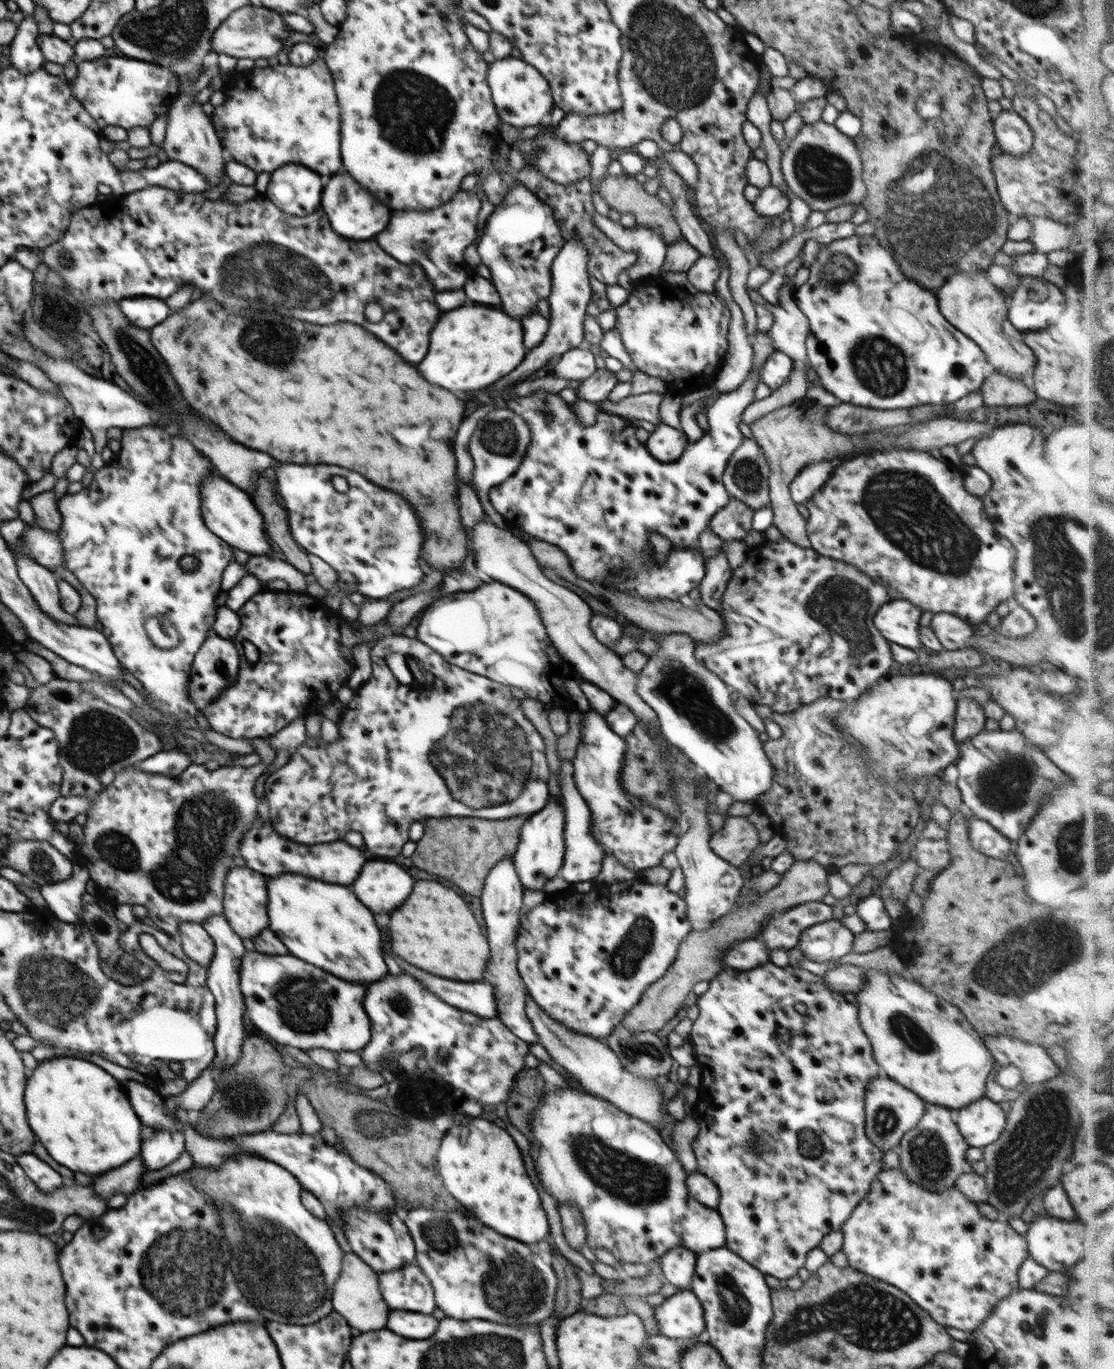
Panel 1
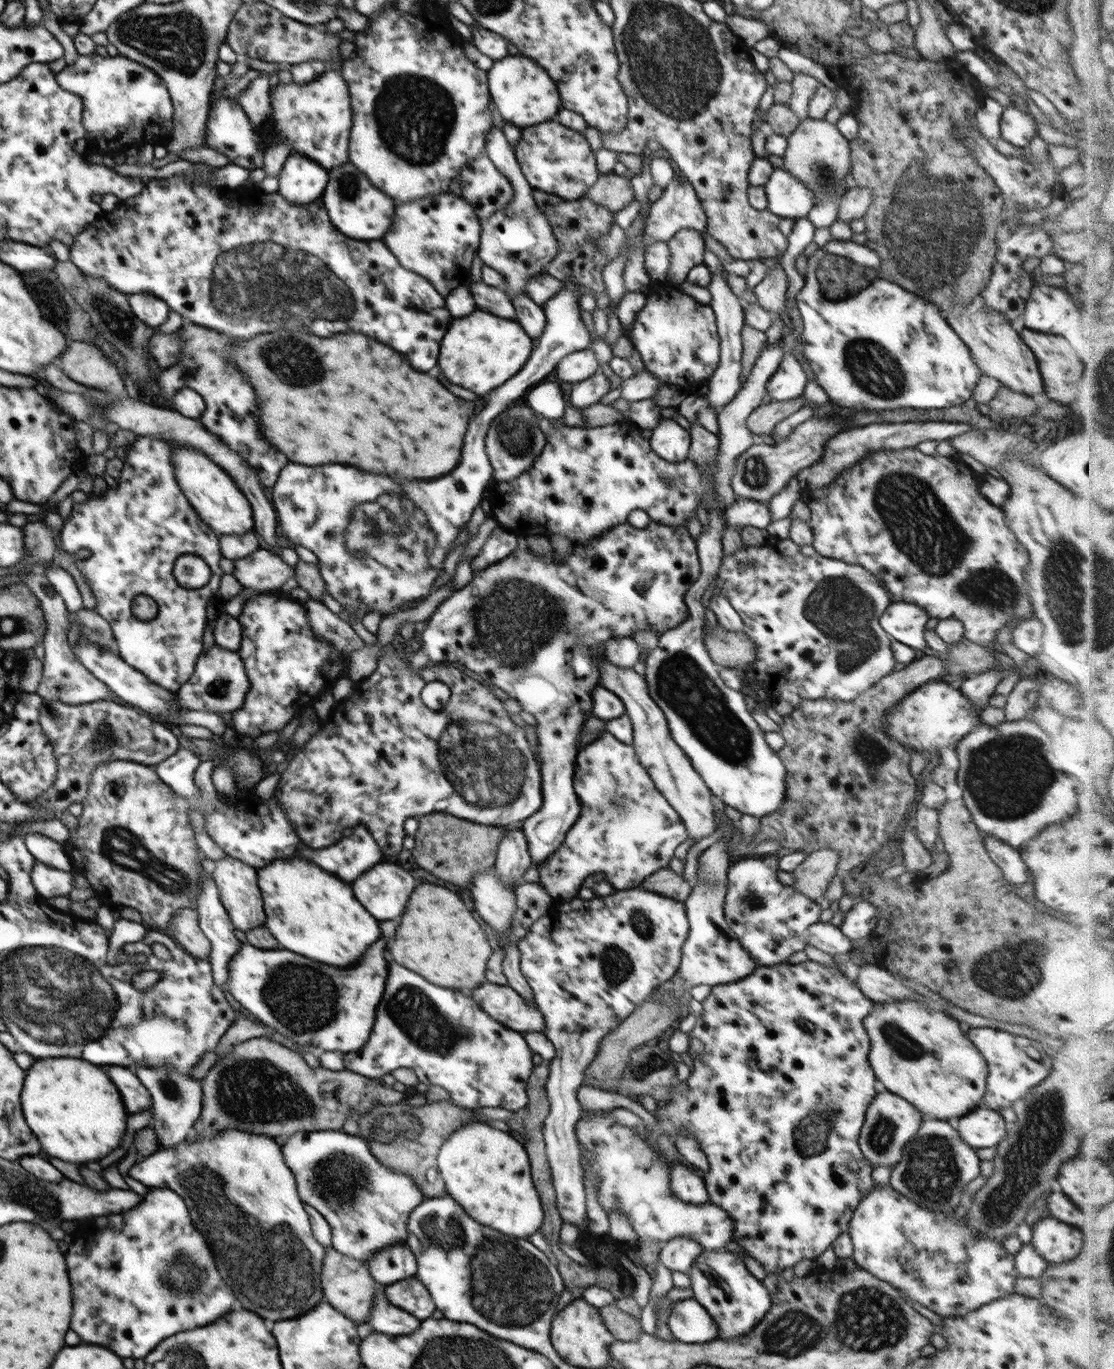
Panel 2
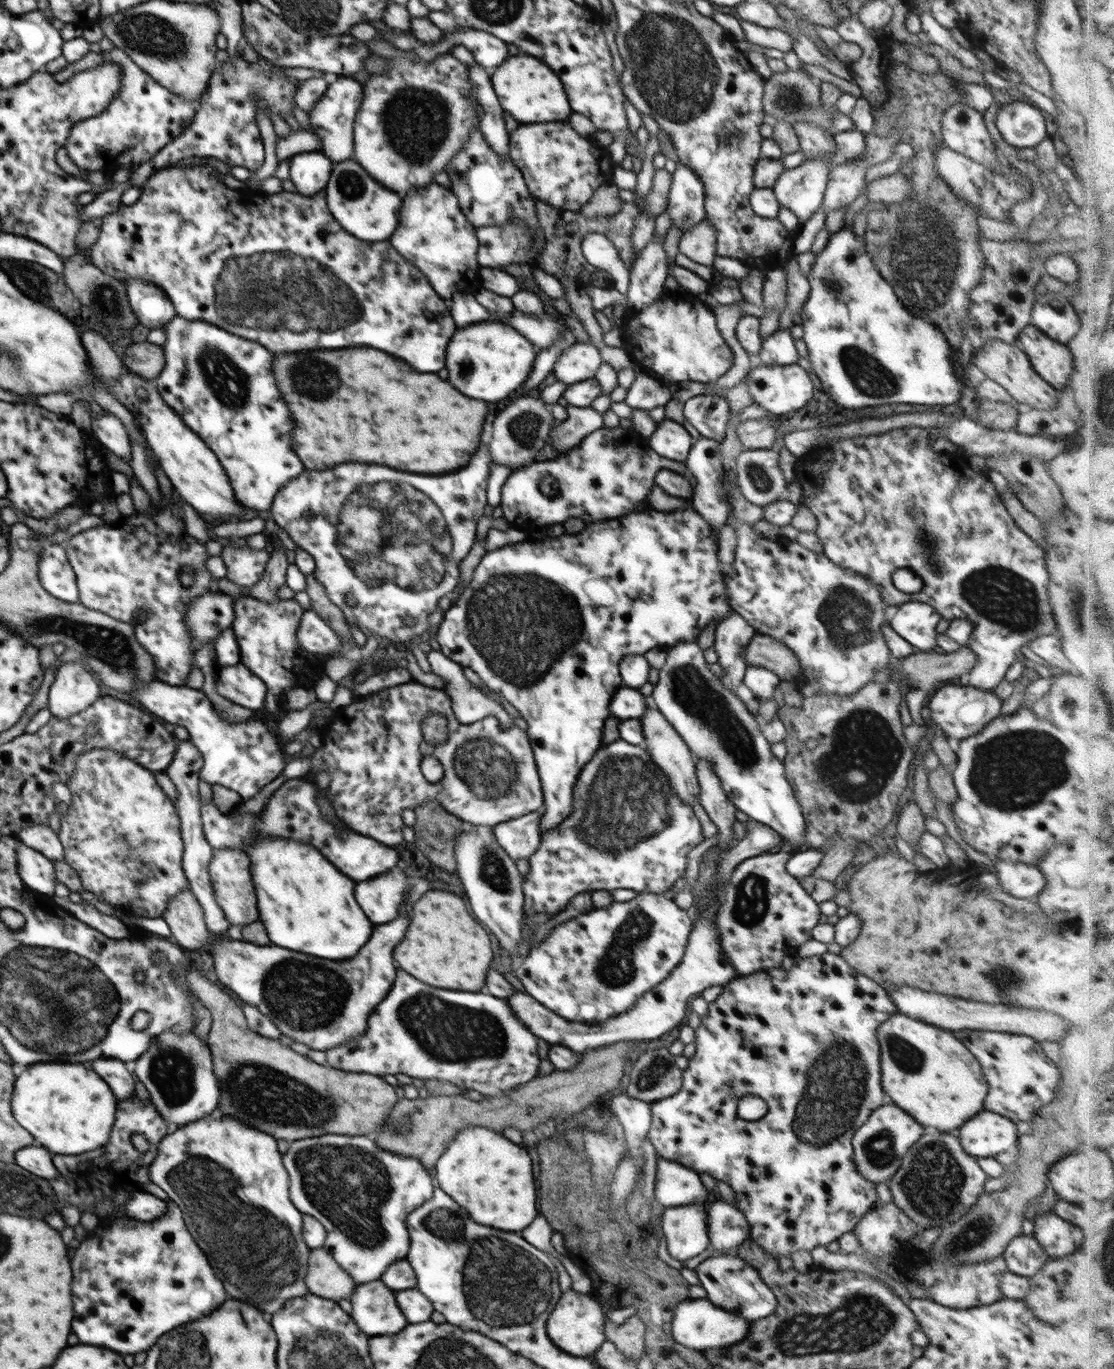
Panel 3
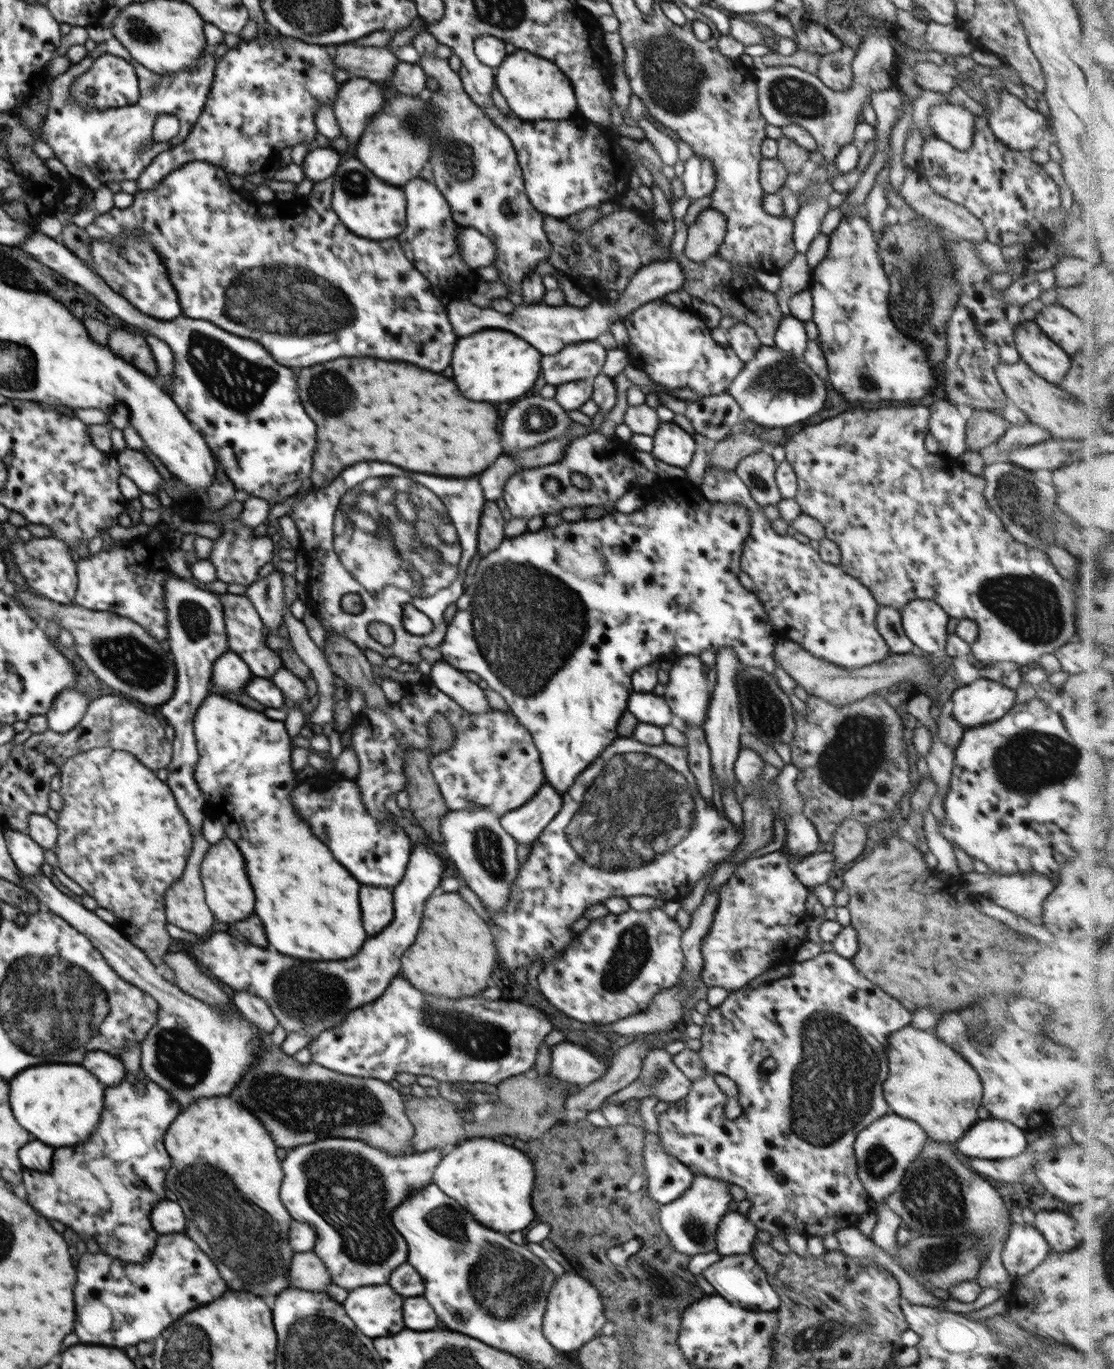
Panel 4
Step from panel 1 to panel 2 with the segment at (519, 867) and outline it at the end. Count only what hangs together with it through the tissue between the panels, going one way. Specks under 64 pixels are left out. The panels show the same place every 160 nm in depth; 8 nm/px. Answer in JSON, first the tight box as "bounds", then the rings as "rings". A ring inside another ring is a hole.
{"bounds":[408,521,701,866],"rings":[[[650,521],[646,528],[640,530],[640,528],[634,528],[629,523],[620,523],[620,526],[606,530],[604,536],[596,538],[588,546],[576,546],[570,556],[556,558],[556,555],[553,553],[552,556],[548,556],[544,560],[544,558],[540,558],[539,555],[534,554],[528,548],[523,551],[510,553],[507,558],[500,560],[500,562],[490,564],[488,568],[480,570],[463,589],[456,590],[450,598],[447,598],[440,604],[439,608],[435,609],[435,614],[429,618],[428,626],[422,630],[420,638],[421,647],[409,660],[408,667],[412,671],[418,673],[427,665],[429,660],[435,662],[459,662],[466,666],[466,668],[470,668],[470,670],[481,675],[484,680],[505,690],[510,695],[510,698],[515,698],[521,704],[523,710],[532,714],[536,719],[537,756],[539,756],[537,760],[539,761],[540,773],[542,773],[543,803],[539,811],[529,816],[523,821],[522,825],[522,832],[528,841],[528,848],[534,865],[538,866],[540,863],[543,863],[562,844],[566,833],[577,821],[581,811],[579,798],[576,796],[576,791],[573,787],[572,777],[574,777],[576,759],[579,754],[577,744],[579,743],[584,723],[593,715],[592,693],[599,685],[599,680],[601,679],[599,668],[595,665],[595,662],[597,662],[595,658],[605,652],[606,643],[612,637],[632,638],[632,633],[642,629],[655,632],[660,636],[660,634],[670,630],[670,628],[676,628],[679,624],[682,624],[689,616],[689,606],[686,604],[685,596],[690,587],[699,580],[700,574],[701,565],[697,553],[696,541],[690,536],[687,528],[672,528],[672,526],[666,526],[666,524],[658,524],[658,522]]]}

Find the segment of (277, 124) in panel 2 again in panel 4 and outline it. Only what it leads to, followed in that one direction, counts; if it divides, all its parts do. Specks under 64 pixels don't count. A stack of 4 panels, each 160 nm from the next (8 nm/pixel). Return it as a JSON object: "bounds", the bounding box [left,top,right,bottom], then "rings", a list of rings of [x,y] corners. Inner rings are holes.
{"bounds":[332,78,384,145],"rings":[[[350,78],[336,92],[332,108],[350,145],[359,141],[367,124],[383,108],[384,94],[374,83],[364,78]]]}

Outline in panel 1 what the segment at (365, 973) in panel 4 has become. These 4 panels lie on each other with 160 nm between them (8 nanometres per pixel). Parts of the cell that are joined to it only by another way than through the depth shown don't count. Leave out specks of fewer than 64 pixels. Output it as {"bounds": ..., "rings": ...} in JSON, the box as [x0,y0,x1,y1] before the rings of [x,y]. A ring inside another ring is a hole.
{"bounds":[240,950,371,1053],"rings":[[[247,950],[240,961],[240,991],[245,997],[246,1016],[266,1034],[277,1047],[308,1051],[323,1048],[333,1053],[362,1052],[371,1040],[371,1021],[363,1005],[366,984],[352,984],[322,972],[318,966],[298,962],[294,955],[269,955]]]}

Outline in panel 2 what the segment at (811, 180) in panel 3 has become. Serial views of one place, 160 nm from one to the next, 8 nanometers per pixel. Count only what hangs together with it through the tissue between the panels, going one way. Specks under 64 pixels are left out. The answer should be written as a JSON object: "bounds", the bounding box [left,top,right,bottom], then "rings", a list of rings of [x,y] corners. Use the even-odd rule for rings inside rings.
{"bounds":[764,169,815,218],"rings":[[[775,169],[764,188],[768,199],[767,212],[774,213],[781,218],[807,218],[808,213],[815,205],[815,196],[812,189],[784,169]]]}

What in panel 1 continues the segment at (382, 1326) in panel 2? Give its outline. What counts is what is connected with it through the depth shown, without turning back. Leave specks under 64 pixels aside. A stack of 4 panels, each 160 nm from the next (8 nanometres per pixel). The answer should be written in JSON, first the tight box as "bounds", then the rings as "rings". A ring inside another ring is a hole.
{"bounds":[386,1309,439,1340],"rings":[[[391,1309],[388,1313],[386,1329],[404,1338],[424,1340],[436,1332],[439,1320],[431,1314],[420,1314],[405,1310]]]}

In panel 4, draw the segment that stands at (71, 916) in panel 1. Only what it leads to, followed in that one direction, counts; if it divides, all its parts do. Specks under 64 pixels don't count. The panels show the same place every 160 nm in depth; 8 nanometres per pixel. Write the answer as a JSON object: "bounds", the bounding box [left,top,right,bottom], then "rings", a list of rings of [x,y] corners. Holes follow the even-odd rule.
{"bounds":[3,828,45,876],"rings":[[[4,828],[3,837],[8,852],[20,873],[26,876],[42,873],[41,866],[45,862],[45,850],[31,836],[14,829]]]}

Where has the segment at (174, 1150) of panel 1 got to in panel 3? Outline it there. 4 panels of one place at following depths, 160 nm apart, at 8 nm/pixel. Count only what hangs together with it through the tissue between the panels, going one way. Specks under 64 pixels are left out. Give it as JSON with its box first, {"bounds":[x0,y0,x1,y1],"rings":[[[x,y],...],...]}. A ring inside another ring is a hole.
{"bounds":[136,1031,220,1127],"rings":[[[164,1031],[156,1036],[146,1053],[136,1059],[136,1076],[148,1090],[158,1114],[172,1127],[202,1120],[215,1112],[220,1100],[213,1055],[206,1040],[196,1034]]]}

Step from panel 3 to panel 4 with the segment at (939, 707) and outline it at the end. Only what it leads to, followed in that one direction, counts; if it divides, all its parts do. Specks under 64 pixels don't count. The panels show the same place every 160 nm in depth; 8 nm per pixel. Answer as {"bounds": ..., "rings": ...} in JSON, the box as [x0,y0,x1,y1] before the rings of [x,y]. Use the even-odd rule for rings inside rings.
{"bounds":[951,678,1016,729],"rings":[[[980,678],[951,694],[954,718],[966,729],[1002,718],[1014,707],[1016,691],[994,680]]]}

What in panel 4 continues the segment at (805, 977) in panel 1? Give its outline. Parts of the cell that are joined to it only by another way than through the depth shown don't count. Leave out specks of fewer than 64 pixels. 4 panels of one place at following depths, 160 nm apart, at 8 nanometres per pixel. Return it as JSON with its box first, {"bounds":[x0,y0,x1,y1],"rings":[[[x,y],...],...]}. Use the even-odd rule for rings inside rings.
{"bounds":[657,950,912,1238],"rings":[[[833,950],[820,953],[810,960],[792,962],[790,969],[789,976],[763,982],[754,989],[746,986],[740,991],[730,993],[720,1006],[710,1008],[708,1016],[704,1016],[703,1035],[700,1037],[702,1048],[698,1052],[705,1064],[705,1076],[693,1081],[691,1091],[682,1100],[669,1103],[668,1109],[657,1115],[658,1132],[664,1150],[683,1162],[695,1175],[708,1175],[741,1186],[747,1192],[747,1199],[751,1204],[747,1218],[754,1223],[758,1231],[766,1230],[770,1232],[772,1238],[778,1234],[782,1234],[785,1238],[789,1234],[803,1234],[806,1238],[811,1236],[823,1238],[825,1234],[835,1234],[835,1231],[840,1229],[856,1226],[863,1216],[874,1211],[875,1202],[866,1192],[857,1175],[857,1160],[853,1146],[856,1135],[861,1130],[880,1117],[893,1114],[883,1095],[883,1082],[888,1078],[889,1073],[888,1037],[893,1032],[908,1027],[912,1021],[912,1013],[874,982],[860,975],[851,959],[844,958]],[[766,1058],[776,1060],[776,1068],[772,1072],[762,1070],[762,1062]],[[716,1073],[725,1074],[736,1083],[738,1100],[743,1113],[735,1120],[728,1120],[725,1116],[726,1094],[713,1079]]]}

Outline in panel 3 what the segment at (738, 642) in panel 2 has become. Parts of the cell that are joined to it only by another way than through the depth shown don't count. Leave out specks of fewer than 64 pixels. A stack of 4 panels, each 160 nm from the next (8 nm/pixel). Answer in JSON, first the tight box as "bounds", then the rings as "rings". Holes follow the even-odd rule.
{"bounds":[744,635,803,681],"rings":[[[755,635],[744,649],[747,666],[762,667],[775,672],[780,680],[791,681],[803,678],[803,666],[793,650],[764,636]]]}

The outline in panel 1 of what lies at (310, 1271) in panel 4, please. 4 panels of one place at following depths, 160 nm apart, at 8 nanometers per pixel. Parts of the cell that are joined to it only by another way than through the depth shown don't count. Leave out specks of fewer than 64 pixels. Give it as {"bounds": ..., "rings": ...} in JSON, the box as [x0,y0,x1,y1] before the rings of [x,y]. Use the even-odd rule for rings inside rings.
{"bounds":[331,1252,391,1332],"rings":[[[352,1252],[344,1253],[338,1278],[332,1287],[331,1301],[333,1310],[341,1314],[352,1328],[361,1332],[386,1329],[391,1308],[380,1292],[378,1274]]]}

